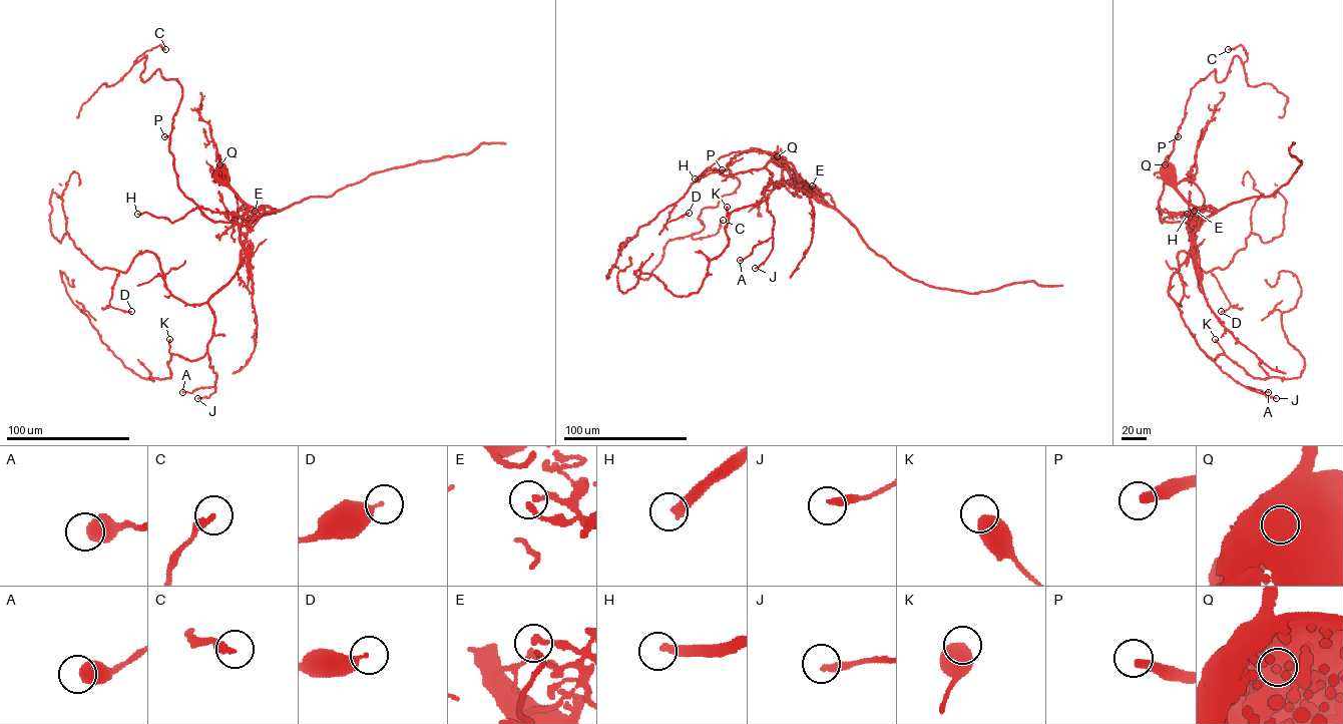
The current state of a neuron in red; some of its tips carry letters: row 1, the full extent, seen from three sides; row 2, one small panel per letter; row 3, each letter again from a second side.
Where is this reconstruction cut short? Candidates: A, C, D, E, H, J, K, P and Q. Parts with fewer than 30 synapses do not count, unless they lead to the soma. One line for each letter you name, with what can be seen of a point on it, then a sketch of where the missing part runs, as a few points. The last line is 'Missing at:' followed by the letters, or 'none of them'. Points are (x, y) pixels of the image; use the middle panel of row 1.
H: place (695, 178); course (695, 178), (675, 195), (668, 205), (686, 197)
P: place (722, 169); course (722, 169), (673, 215), (640, 237), (628, 263), (638, 261), (641, 266)
Missing at: H, P

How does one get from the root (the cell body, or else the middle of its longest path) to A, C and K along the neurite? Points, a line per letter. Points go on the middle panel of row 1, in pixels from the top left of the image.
A: (779, 159), (806, 186), (797, 187), (790, 163), (766, 165), (772, 173), (765, 198), (772, 236), (740, 260)
C: (779, 159), (806, 186), (777, 155), (744, 151), (727, 164), (739, 186), (701, 210), (692, 238), (723, 220)
K: (779, 159), (806, 186), (797, 187), (790, 163), (771, 160), (764, 197), (728, 217), (727, 207)

